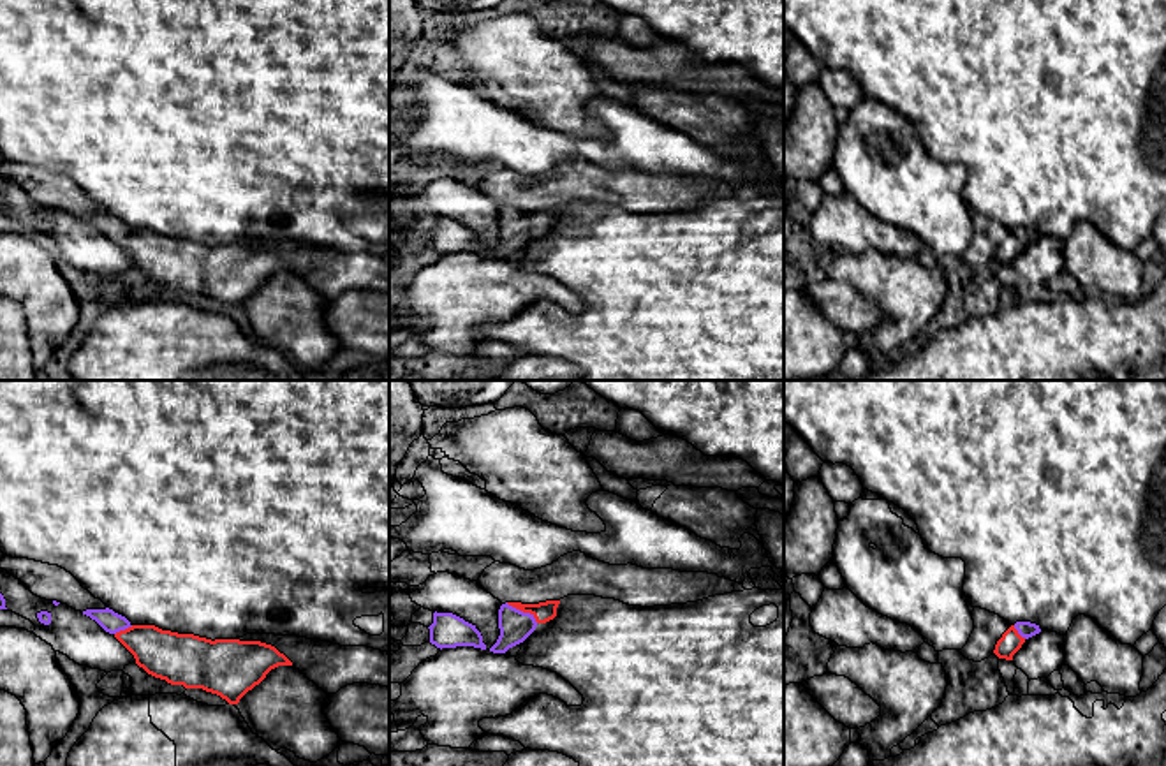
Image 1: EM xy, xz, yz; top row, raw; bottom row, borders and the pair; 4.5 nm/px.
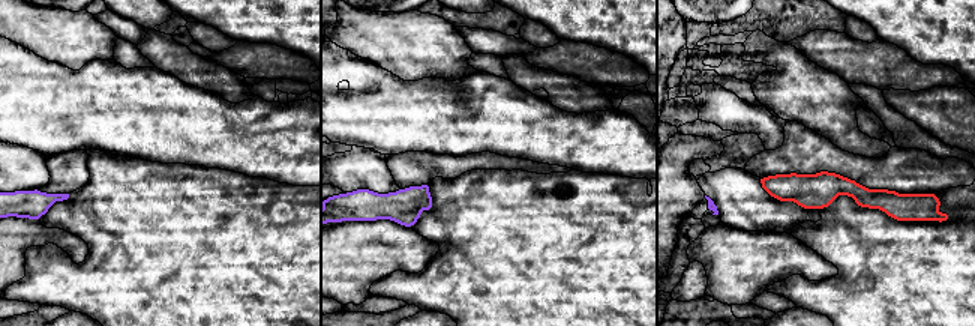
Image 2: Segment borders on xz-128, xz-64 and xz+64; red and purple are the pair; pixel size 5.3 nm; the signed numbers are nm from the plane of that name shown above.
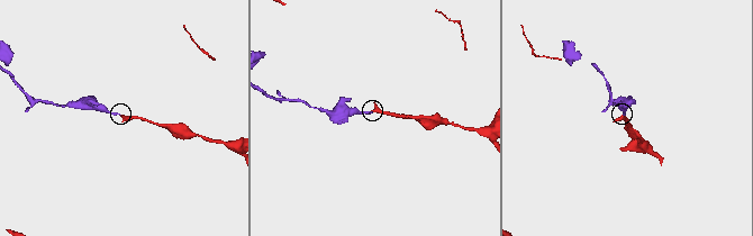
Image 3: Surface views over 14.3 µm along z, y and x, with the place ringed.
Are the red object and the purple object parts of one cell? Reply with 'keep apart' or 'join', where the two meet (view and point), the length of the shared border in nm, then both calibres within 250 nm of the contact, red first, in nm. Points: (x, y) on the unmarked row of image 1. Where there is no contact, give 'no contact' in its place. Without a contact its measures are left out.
join; meets red in xz at (522, 215); contact 180 nm long; 90 nm thick on the red side, 150 nm on the other

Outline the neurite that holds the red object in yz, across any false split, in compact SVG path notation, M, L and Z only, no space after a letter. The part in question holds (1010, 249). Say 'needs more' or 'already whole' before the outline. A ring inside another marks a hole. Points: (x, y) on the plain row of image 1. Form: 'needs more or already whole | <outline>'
needs more | M1016 227L997 247L993 259L999 264L1013 266L1013 261L1022 254L1022 250L1039 238L1041 234L1036 229Z

